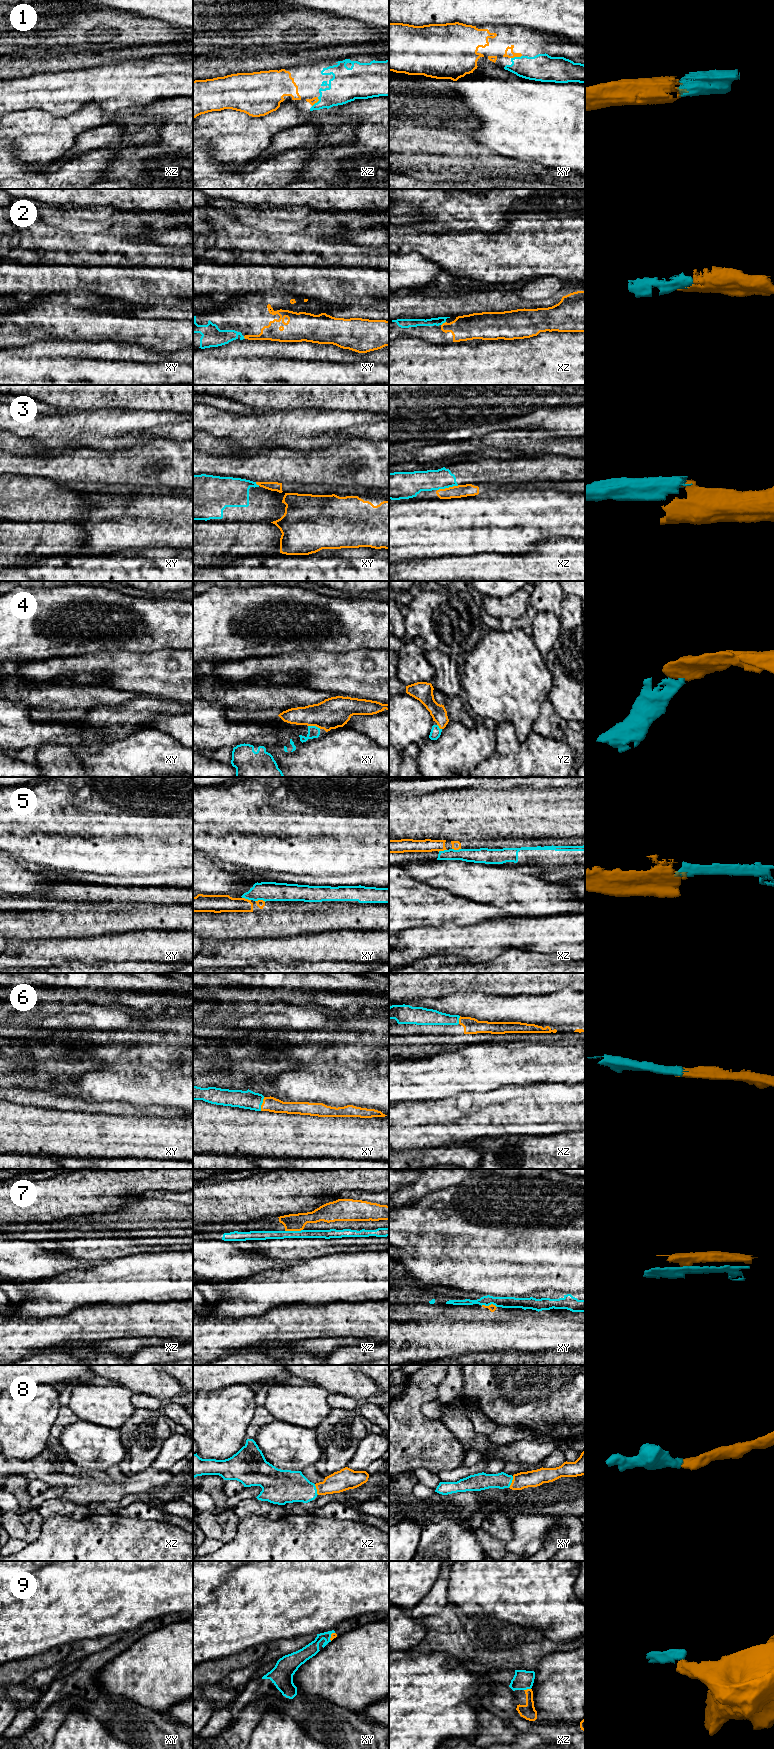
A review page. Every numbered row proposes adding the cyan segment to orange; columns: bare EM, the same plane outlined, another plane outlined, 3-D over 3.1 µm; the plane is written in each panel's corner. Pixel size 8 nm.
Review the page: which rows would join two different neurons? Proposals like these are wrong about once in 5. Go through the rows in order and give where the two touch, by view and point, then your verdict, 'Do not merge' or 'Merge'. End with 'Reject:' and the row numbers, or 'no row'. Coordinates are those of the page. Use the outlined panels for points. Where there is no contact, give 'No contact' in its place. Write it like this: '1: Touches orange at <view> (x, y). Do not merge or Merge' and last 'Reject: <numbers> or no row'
1: Touches orange at xy (516, 56). Merge
2: Touches orange at xz (443, 323). Merge
3: Touches orange at xz (447, 488). Do not merge
4: Touches orange at xy (314, 725). Merge
5: Touches orange at xy (260, 900). Merge
6: Touches orange at xy (262, 1104). Merge
7: Touches orange at xz (293, 1230). Merge
8: Touches orange at xy (512, 1482). Merge
9: Touches orange at xz (527, 1689). Merge
Reject: 3

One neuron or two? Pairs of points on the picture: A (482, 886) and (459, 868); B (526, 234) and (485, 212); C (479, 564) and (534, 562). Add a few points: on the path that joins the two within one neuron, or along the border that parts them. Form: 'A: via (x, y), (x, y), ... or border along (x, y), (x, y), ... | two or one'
A: via (476, 881), (471, 880), (465, 874) | one
B: border along (528, 214), (510, 214), (505, 225) | two
C: via (493, 565), (520, 565) | one

